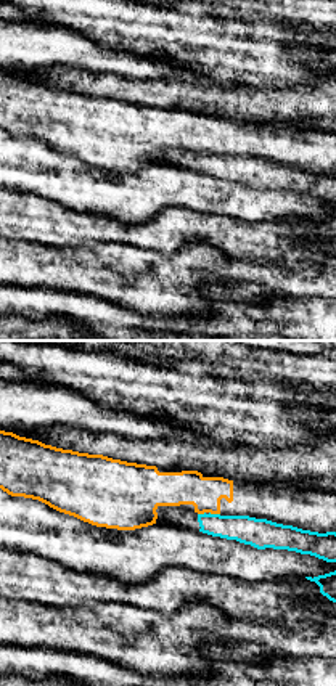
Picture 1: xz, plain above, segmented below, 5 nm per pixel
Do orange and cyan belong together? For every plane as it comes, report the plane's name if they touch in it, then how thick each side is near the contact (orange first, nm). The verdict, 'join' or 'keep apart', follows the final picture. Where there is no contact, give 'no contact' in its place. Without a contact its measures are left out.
meets orange in xz; 180 nm thick on the orange side, 140 nm on the other

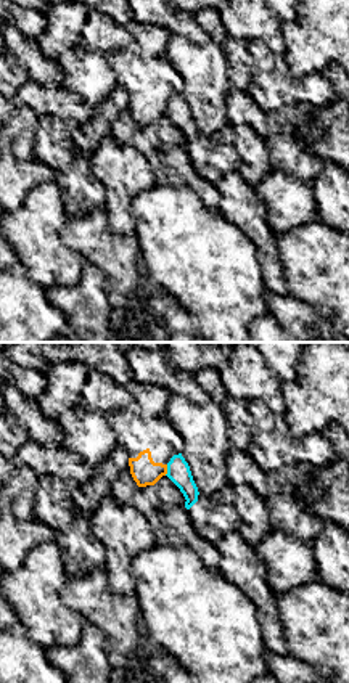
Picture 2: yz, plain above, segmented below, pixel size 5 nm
meets orange in yz; 140 nm thick on the orange side, 110 nm on the other

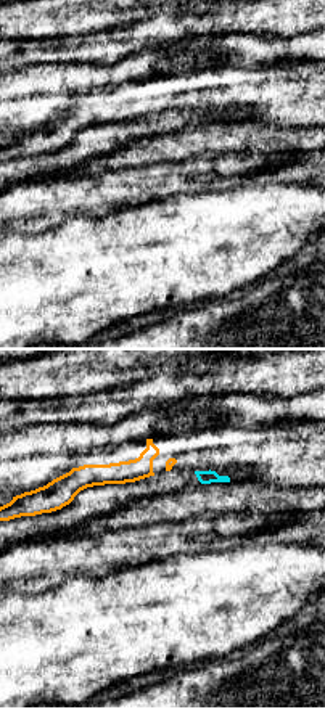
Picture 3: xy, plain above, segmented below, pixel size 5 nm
no contact

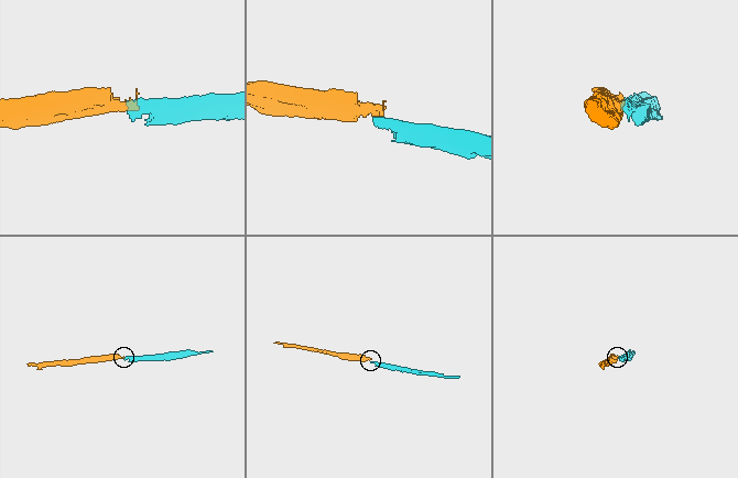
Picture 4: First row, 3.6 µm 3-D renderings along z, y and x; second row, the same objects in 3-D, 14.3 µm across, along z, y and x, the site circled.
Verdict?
keep apart

